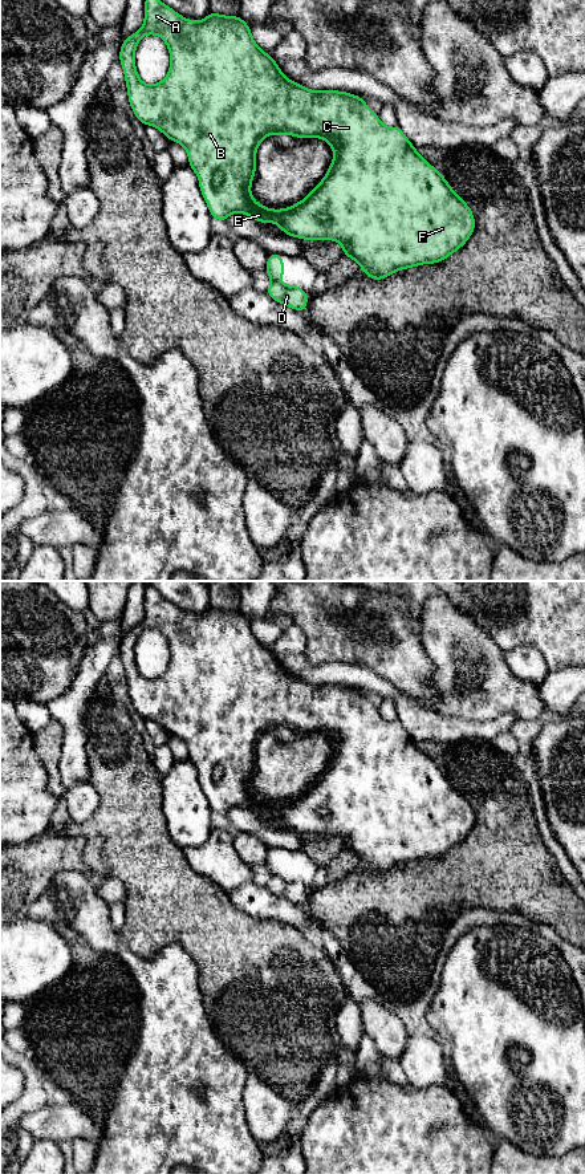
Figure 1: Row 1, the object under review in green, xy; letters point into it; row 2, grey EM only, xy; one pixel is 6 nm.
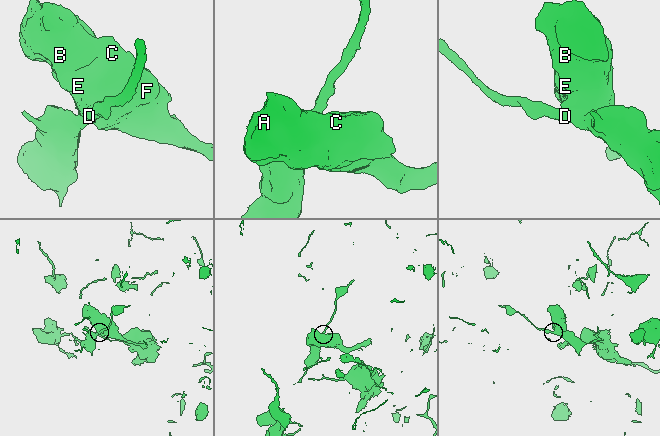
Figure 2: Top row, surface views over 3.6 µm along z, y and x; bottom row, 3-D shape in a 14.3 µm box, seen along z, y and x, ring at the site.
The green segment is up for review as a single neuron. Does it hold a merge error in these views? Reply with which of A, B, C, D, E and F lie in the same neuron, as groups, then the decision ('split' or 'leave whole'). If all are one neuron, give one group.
groups A B C E F / D; split

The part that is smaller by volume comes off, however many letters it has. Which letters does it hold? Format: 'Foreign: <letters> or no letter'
Foreign: D

